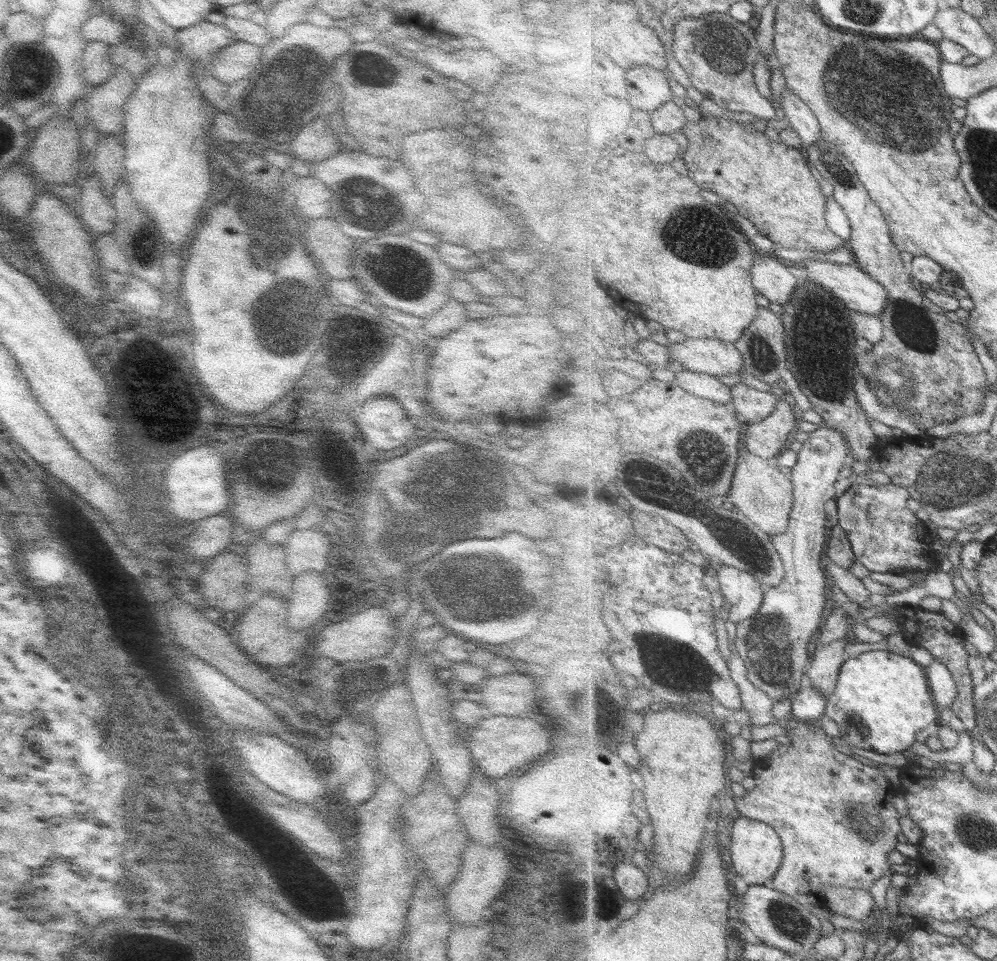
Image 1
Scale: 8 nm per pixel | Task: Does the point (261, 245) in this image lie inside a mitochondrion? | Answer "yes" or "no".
yes

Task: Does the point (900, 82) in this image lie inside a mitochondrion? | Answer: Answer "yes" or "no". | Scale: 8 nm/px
yes

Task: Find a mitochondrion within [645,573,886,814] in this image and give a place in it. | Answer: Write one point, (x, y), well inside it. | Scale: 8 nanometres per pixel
(767, 642)

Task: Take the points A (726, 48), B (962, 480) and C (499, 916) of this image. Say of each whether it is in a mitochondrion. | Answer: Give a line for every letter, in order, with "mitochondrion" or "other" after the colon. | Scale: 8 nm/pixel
A: mitochondrion
B: mitochondrion
C: other

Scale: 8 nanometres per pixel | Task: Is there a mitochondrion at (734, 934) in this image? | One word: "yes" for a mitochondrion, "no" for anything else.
no

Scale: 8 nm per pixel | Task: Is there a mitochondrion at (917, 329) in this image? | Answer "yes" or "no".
yes

